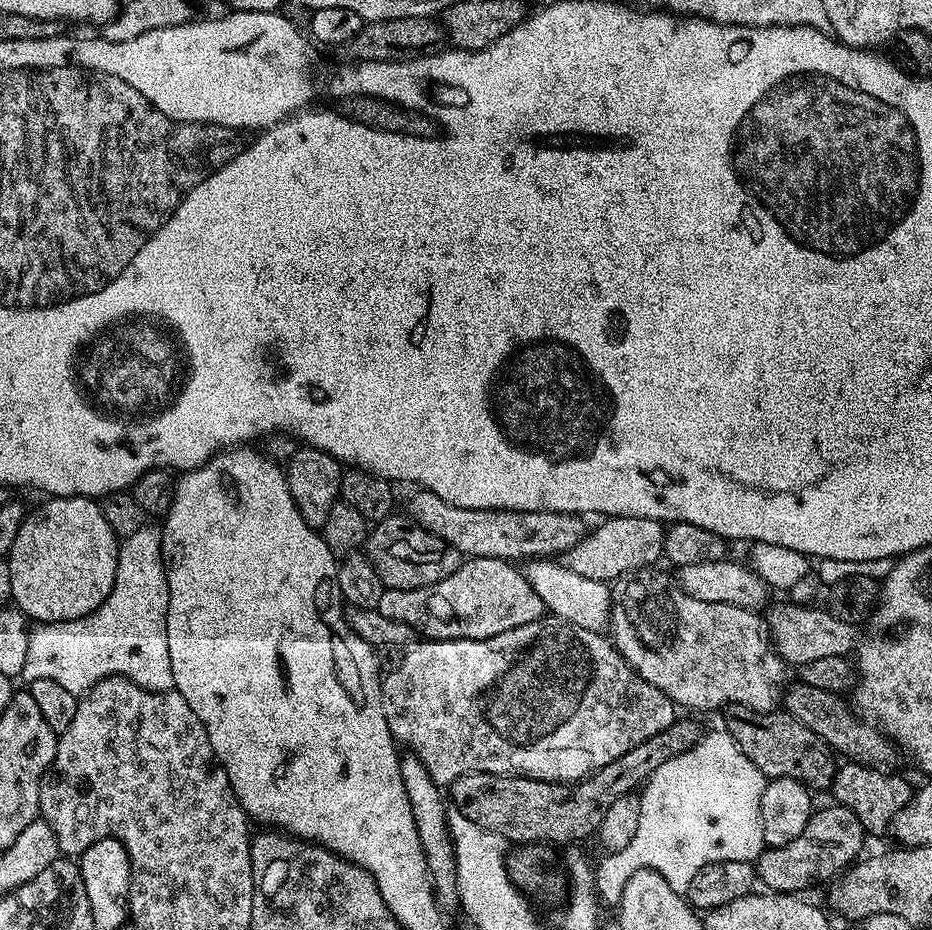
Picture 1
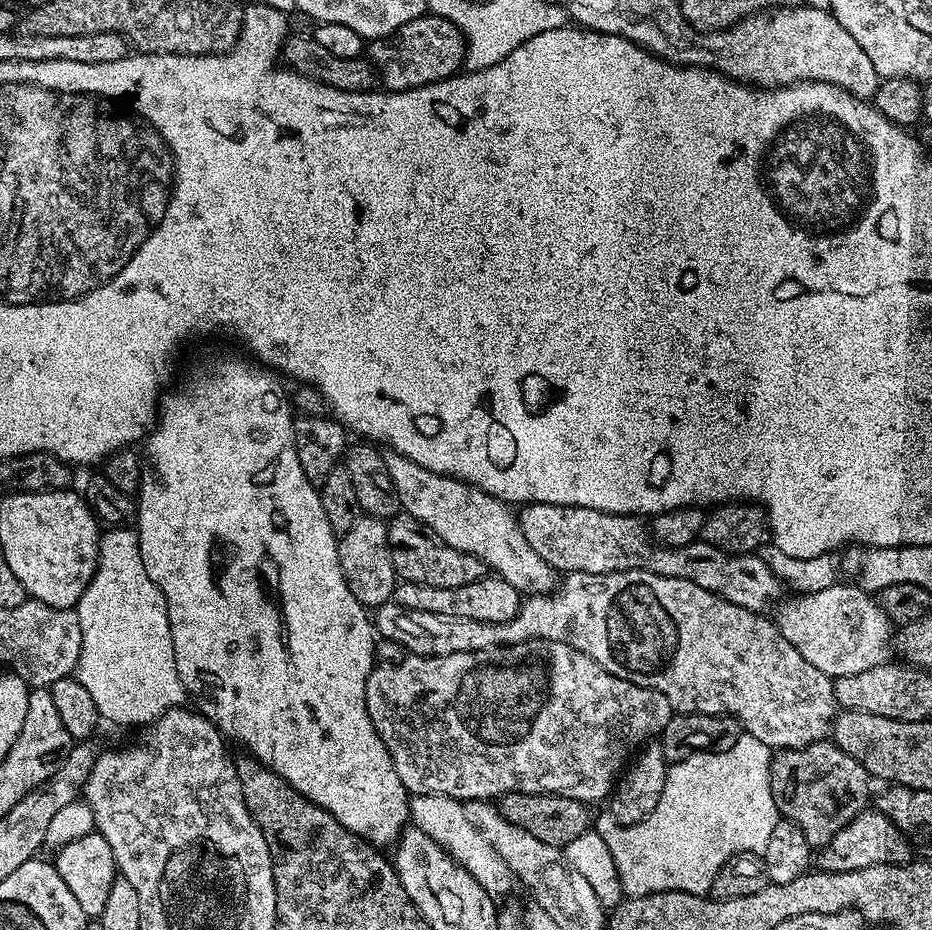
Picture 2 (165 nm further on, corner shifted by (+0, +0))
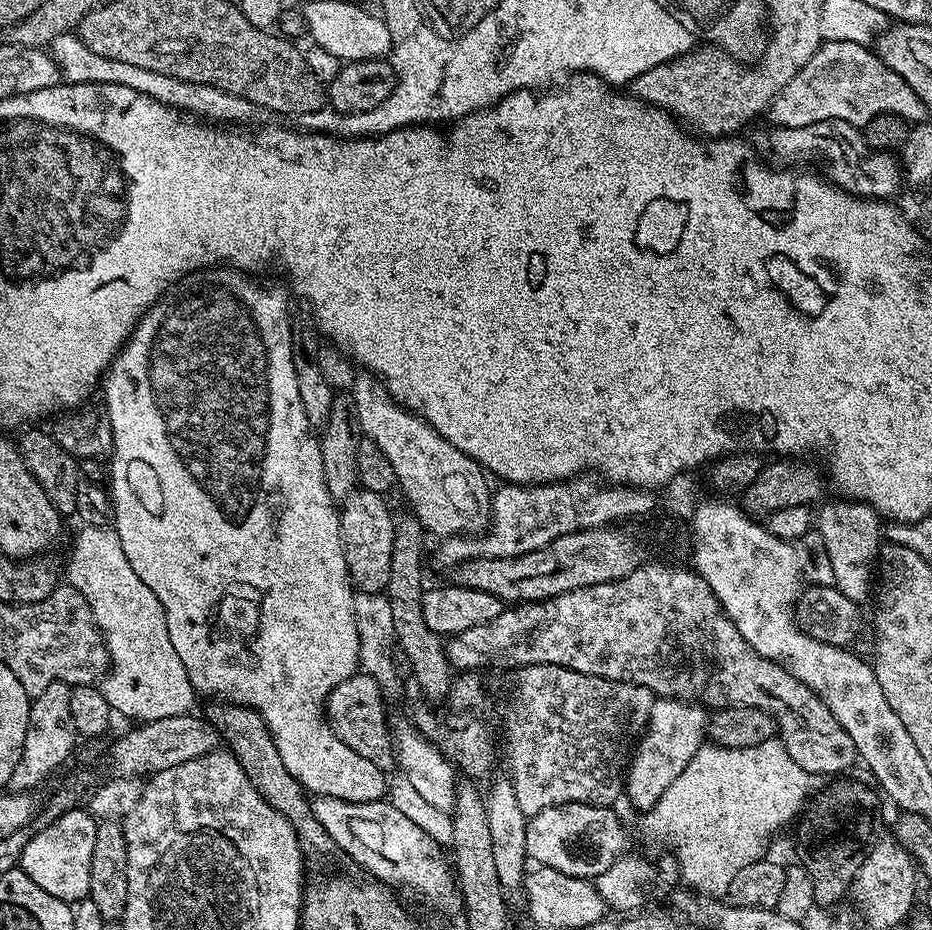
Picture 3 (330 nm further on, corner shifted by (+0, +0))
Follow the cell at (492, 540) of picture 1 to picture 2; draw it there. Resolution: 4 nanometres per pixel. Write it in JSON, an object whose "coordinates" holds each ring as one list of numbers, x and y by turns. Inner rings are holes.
{"coordinates":[[526,504,519,509,522,538,557,573,610,574,640,568,666,578,682,578,702,586,734,606,763,613,768,603,781,599,782,581,768,568,760,554,732,555,705,542,668,548,652,539,649,525,638,516,619,516,582,506]]}

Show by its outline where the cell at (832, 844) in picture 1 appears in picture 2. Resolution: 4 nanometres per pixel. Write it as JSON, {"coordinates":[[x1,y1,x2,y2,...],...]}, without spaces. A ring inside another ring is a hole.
{"coordinates":[[868,806,856,813,815,853,814,864,821,872,849,872,879,864,907,864,913,859,913,845,886,814]]}

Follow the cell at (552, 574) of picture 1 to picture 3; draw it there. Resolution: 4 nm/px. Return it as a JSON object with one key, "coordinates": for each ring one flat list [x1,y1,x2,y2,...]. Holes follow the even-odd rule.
{"coordinates":[[371,374,357,375,356,384,350,391,350,400,354,405,356,421,360,423,361,433,367,439,373,440,386,454,390,466,394,466,394,474,399,491,404,491,408,499,411,515,418,518,418,522,424,527,425,533,432,532,439,538,450,536,475,536,483,533,490,523,490,509,492,507,493,489,488,488,489,477,486,475,479,462,471,460,458,446,454,446,438,430,434,430,427,422,409,412,398,403,386,390,383,380,379,376]]}

